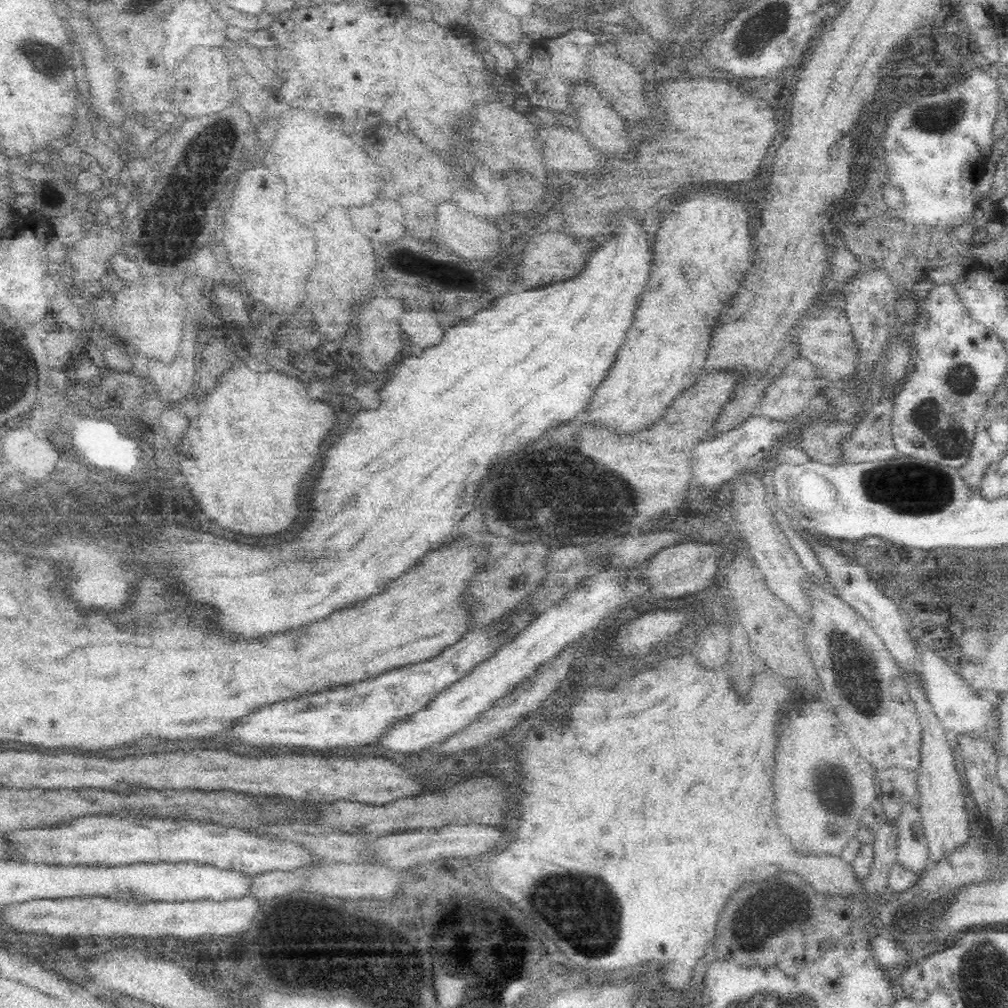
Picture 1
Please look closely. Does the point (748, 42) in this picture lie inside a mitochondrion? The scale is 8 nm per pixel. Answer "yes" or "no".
no

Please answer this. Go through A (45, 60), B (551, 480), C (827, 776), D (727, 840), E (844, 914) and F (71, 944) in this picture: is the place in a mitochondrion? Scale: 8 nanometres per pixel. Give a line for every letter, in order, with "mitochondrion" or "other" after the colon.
A: mitochondrion
B: mitochondrion
C: mitochondrion
D: other
E: other
F: other

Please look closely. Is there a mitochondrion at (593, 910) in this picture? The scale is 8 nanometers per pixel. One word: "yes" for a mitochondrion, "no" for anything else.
yes

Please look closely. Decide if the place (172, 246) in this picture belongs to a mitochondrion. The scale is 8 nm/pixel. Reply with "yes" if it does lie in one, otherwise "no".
yes

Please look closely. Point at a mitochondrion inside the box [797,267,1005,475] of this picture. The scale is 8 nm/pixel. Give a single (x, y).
(949, 439)

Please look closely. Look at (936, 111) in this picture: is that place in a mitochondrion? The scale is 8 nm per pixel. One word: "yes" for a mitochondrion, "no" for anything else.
yes

